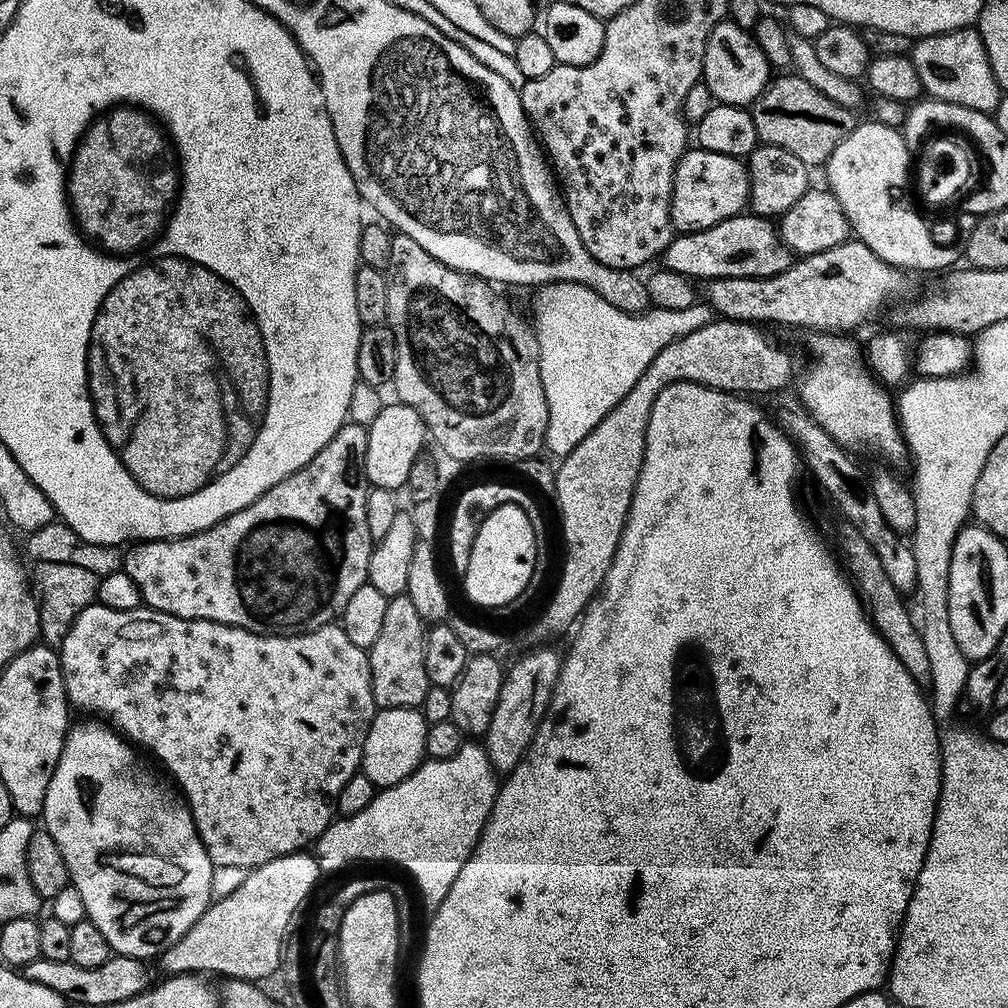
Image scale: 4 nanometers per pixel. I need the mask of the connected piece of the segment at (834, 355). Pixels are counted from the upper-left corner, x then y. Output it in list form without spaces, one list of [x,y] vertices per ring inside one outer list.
[[[812,332],[809,335],[808,340],[808,356],[812,361],[804,368],[804,373],[799,373],[798,384],[800,380],[800,391],[798,391],[798,397],[801,403],[804,404],[804,408],[812,416],[814,422],[818,424],[843,449],[847,450],[849,453],[857,454],[856,452],[864,451],[869,452],[872,456],[881,456],[883,463],[888,466],[896,466],[892,464],[900,464],[909,459],[908,445],[904,443],[904,433],[900,431],[900,422],[898,419],[898,408],[894,403],[894,396],[891,396],[889,389],[885,385],[881,384],[879,380],[873,378],[870,375],[869,369],[865,367],[862,363],[862,348],[855,344],[851,339],[853,338],[848,334],[837,334],[834,332]]]

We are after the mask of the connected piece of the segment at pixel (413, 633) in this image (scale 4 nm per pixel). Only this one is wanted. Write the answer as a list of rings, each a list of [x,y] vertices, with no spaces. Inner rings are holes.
[[[408,595],[391,597],[382,621],[382,631],[378,633],[374,646],[367,649],[368,665],[372,671],[372,693],[380,708],[419,709],[426,698],[430,685],[426,674],[425,635],[424,619]]]

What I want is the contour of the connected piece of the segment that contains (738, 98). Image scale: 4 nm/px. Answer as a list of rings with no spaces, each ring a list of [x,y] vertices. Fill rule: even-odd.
[[[725,18],[714,26],[714,30],[710,30],[702,82],[710,90],[715,103],[750,106],[763,94],[773,76],[772,65],[766,54],[762,54],[755,35],[749,29],[740,28],[730,18]]]

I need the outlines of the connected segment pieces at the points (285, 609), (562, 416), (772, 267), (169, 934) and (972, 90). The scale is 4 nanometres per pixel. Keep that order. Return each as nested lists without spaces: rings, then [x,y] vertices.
[[[346,422],[330,438],[330,442],[309,464],[302,466],[294,474],[290,474],[282,482],[278,482],[270,490],[266,490],[250,506],[230,514],[225,520],[220,520],[213,528],[204,532],[196,532],[192,536],[182,536],[170,540],[145,540],[136,542],[122,556],[122,570],[134,578],[134,586],[138,586],[140,599],[155,612],[165,612],[183,620],[213,620],[219,624],[233,624],[235,628],[245,628],[251,632],[263,632],[273,636],[291,636],[301,632],[312,632],[316,628],[331,625],[332,620],[343,613],[346,602],[350,602],[350,594],[358,590],[358,586],[368,583],[368,567],[374,541],[370,538],[370,530],[366,527],[366,498],[369,485],[362,475],[364,470],[364,455],[368,441],[367,427],[362,423]]]
[[[557,282],[539,289],[536,296],[536,345],[540,351],[540,373],[542,386],[546,390],[548,403],[548,429],[546,430],[546,448],[552,451],[556,458],[562,458],[598,422],[614,407],[621,398],[638,382],[638,378],[650,366],[650,362],[658,354],[658,350],[668,345],[669,339],[679,331],[677,319],[664,315],[663,310],[653,307],[639,314],[623,312],[618,306],[610,306],[606,298],[602,298],[592,288],[585,284],[570,284]]]
[[[741,214],[731,216],[706,230],[697,232],[685,232],[673,235],[668,247],[662,253],[663,267],[671,272],[695,278],[701,282],[717,280],[718,278],[742,278],[743,276],[773,276],[792,265],[794,256],[788,248],[780,241],[780,233],[774,227],[771,219],[757,216],[755,214]]]
[[[107,723],[80,724],[69,731],[64,740],[64,749],[60,755],[58,766],[50,778],[50,786],[46,790],[46,802],[42,813],[43,827],[58,842],[58,850],[62,850],[62,858],[68,867],[68,878],[71,887],[82,894],[82,902],[86,902],[86,917],[106,934],[106,942],[110,942],[113,953],[121,956],[135,956],[138,960],[147,961],[148,956],[159,957],[160,953],[173,948],[188,933],[190,926],[202,918],[204,911],[212,903],[212,870],[213,863],[209,849],[204,849],[205,841],[198,831],[198,825],[192,819],[191,811],[183,799],[175,791],[171,792],[166,785],[147,768],[140,764],[141,753],[119,731],[113,730]]]
[[[975,27],[955,28],[952,32],[940,32],[936,36],[921,36],[913,43],[910,55],[914,70],[918,70],[921,89],[931,99],[995,113],[1002,97],[1000,83],[994,78],[984,43]]]

